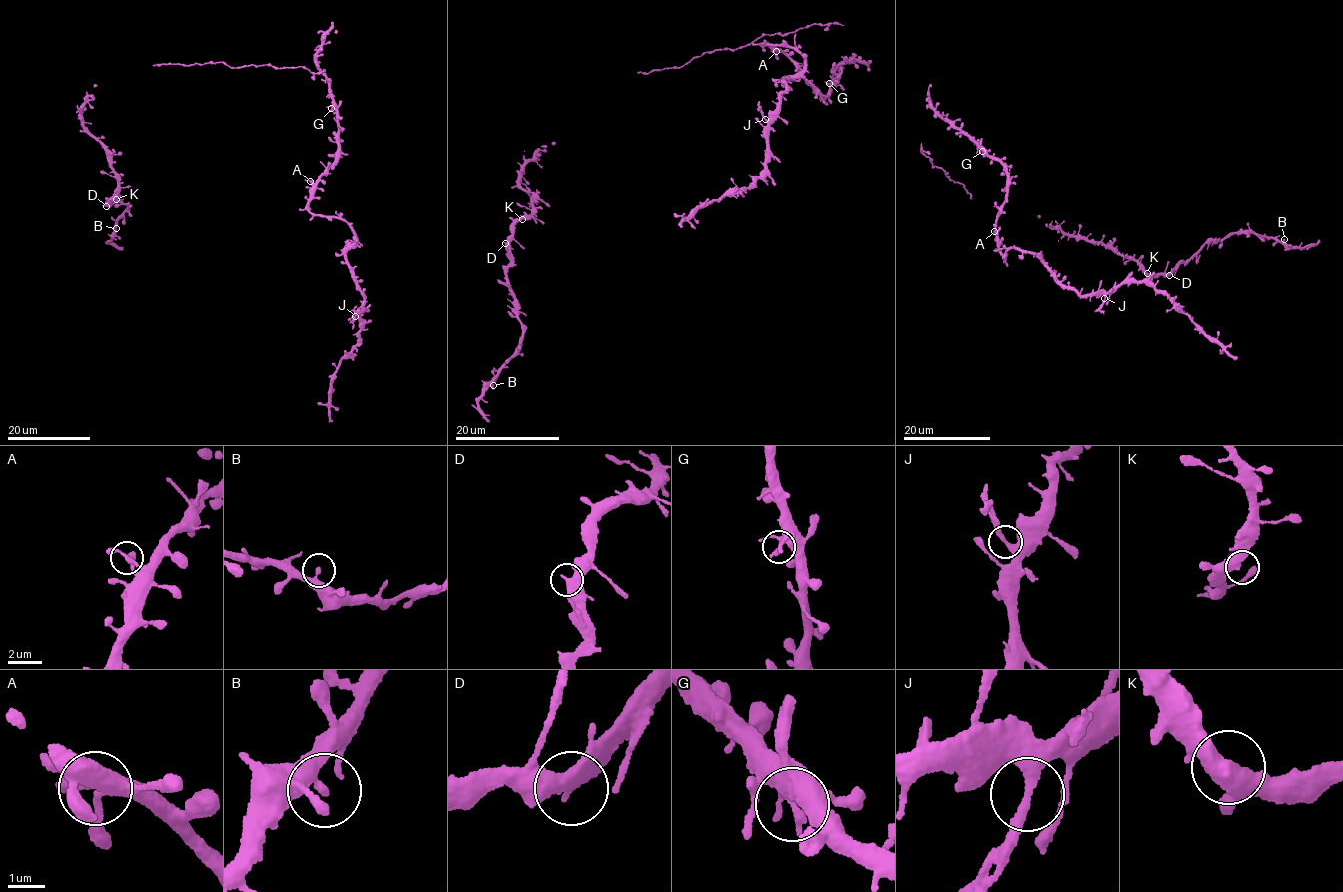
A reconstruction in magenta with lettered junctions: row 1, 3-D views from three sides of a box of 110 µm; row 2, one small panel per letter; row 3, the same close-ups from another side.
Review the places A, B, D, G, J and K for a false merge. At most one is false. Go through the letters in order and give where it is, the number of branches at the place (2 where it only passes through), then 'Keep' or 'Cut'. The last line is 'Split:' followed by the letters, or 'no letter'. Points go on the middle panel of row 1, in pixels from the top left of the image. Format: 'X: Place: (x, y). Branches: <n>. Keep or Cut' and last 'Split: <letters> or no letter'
A: Place: (776, 51). Branches: 2. Keep
B: Place: (493, 385). Branches: 2. Keep
D: Place: (505, 243). Branches: 2. Keep
G: Place: (829, 83). Branches: 2. Keep
J: Place: (765, 119). Branches: 2. Cut
K: Place: (522, 219). Branches: 2. Keep
Split: J

